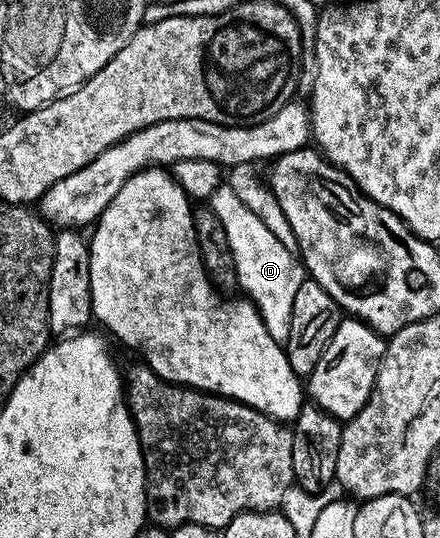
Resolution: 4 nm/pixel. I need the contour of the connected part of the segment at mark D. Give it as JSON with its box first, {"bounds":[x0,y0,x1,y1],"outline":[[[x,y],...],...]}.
{"bounds":[208,183,308,343],"outline":[[[223,183],[212,194],[208,204],[220,223],[224,223],[224,231],[228,231],[228,243],[232,247],[234,266],[238,272],[238,285],[243,289],[241,292],[258,308],[258,314],[264,319],[264,327],[268,327],[268,335],[272,335],[272,339],[279,343],[286,342],[292,319],[292,299],[296,299],[300,283],[308,277],[301,260],[268,231],[268,227],[240,201],[228,184]]]}

